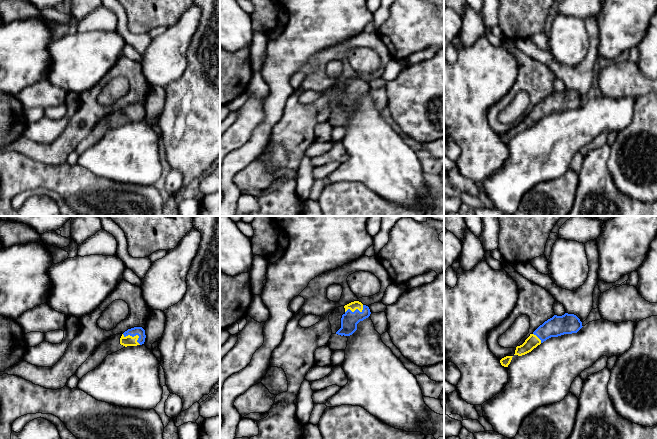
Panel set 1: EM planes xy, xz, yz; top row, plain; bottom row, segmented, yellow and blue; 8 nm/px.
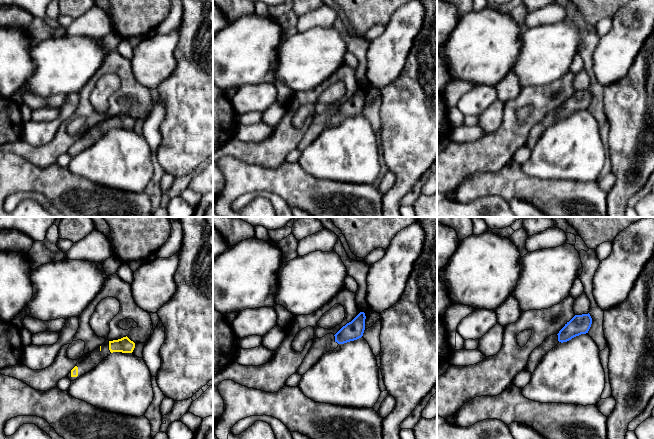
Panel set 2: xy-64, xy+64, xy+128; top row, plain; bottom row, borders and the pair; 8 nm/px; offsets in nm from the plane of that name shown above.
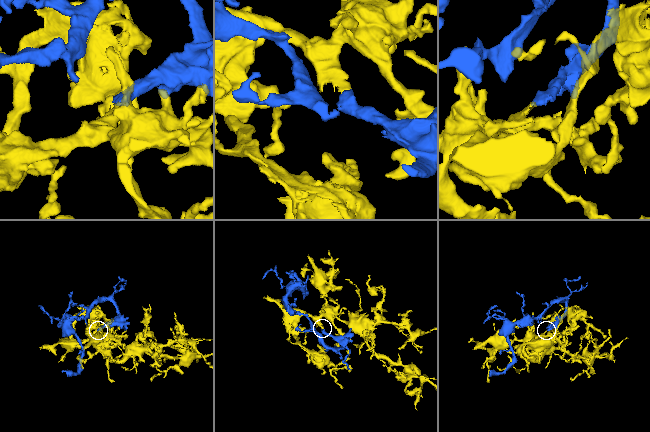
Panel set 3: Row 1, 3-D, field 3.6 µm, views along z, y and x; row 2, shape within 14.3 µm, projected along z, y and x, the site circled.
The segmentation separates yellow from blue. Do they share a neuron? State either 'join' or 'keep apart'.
join

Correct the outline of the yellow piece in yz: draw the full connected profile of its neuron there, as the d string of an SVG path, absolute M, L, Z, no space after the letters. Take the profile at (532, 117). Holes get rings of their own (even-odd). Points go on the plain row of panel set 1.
M574 90L554 91L530 110L522 121L517 122L514 131L525 131L551 113L577 109L582 103L582 98Z

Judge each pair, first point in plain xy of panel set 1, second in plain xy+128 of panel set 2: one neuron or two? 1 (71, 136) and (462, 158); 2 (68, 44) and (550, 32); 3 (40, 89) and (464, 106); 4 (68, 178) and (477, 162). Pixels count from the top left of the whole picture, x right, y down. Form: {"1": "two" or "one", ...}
{"1": "one", "2": "one", "3": "one", "4": "two"}

